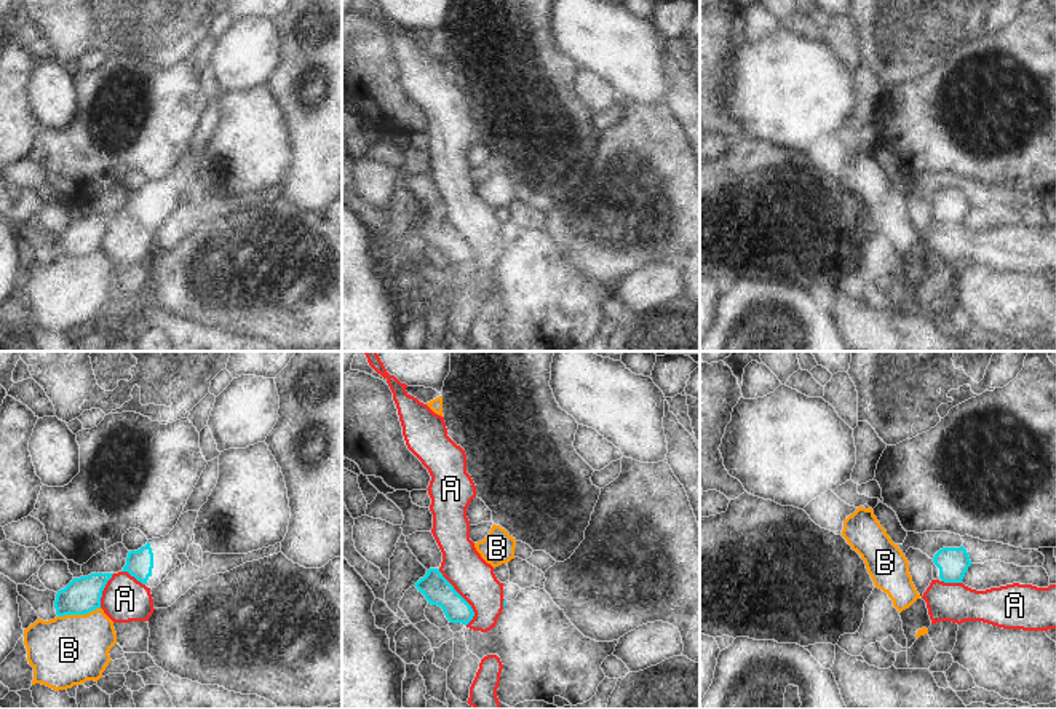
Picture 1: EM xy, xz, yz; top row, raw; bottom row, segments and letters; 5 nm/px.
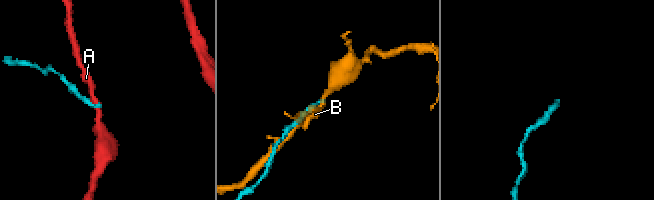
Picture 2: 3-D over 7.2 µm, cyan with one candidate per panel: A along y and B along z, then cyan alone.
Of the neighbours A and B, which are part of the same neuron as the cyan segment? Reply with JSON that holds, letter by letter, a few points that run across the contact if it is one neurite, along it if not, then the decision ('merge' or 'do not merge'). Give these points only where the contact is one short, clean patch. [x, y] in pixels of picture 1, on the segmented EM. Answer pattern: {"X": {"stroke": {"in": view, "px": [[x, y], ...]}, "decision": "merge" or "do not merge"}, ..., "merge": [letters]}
{"A": {"stroke": {"in": "xz", "px": [[438, 569], [470, 606], [473, 618], [467, 625]]}, "decision": "do not merge"}, "B": {"stroke": {"in": "xy", "px": [[99, 607], [85, 613], [58, 617]]}, "decision": "do not merge"}, "merge": []}

